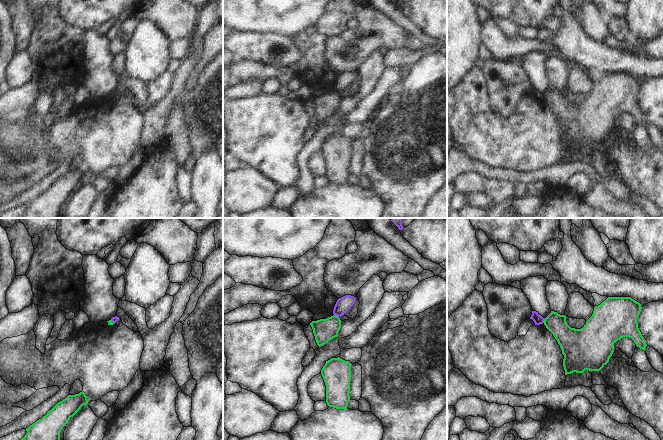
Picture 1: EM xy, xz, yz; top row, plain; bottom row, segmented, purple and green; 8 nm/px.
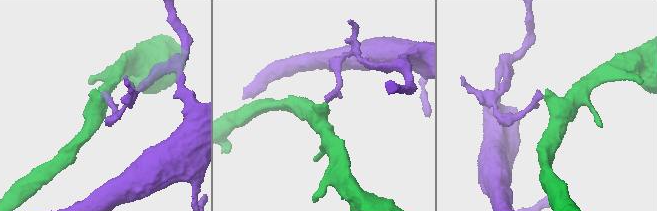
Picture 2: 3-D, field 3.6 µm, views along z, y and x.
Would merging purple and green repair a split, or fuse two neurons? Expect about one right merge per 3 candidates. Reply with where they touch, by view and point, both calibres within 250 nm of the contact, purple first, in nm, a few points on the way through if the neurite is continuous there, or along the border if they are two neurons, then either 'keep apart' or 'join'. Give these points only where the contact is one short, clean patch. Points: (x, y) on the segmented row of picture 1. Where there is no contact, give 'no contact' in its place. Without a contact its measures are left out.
meets purple in xz at (336, 315); 120 nm thick on the purple side, 180 nm on the other; border along xz (334, 314), (338, 317); keep apart

